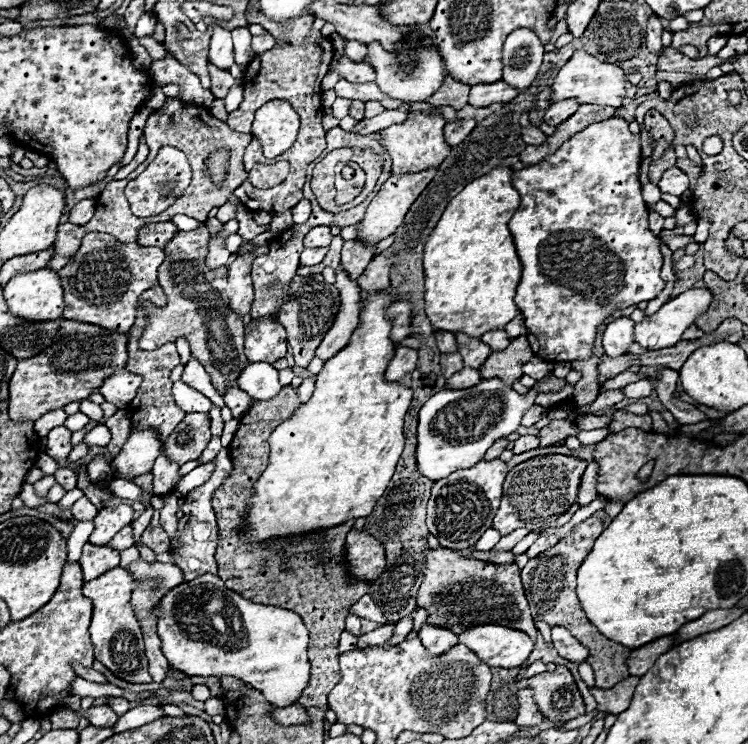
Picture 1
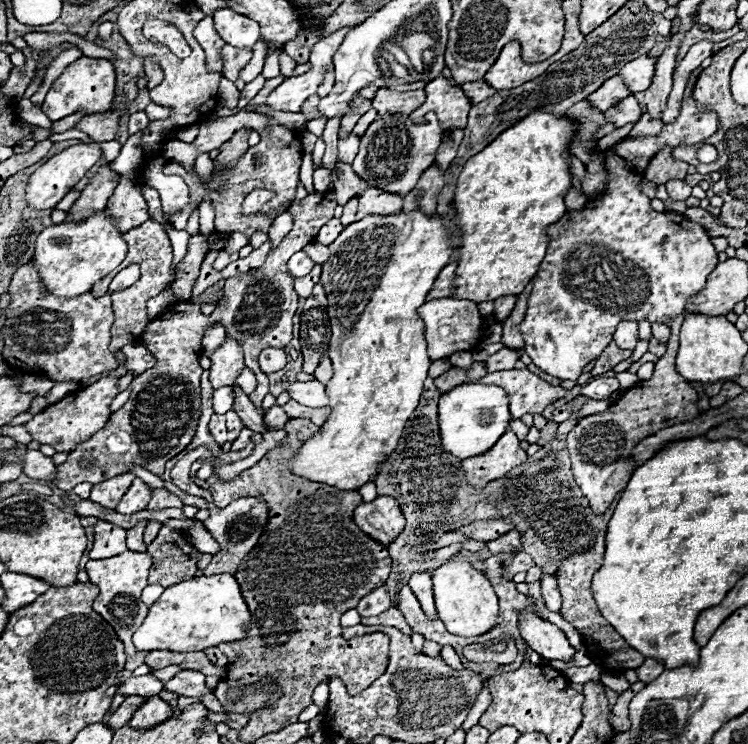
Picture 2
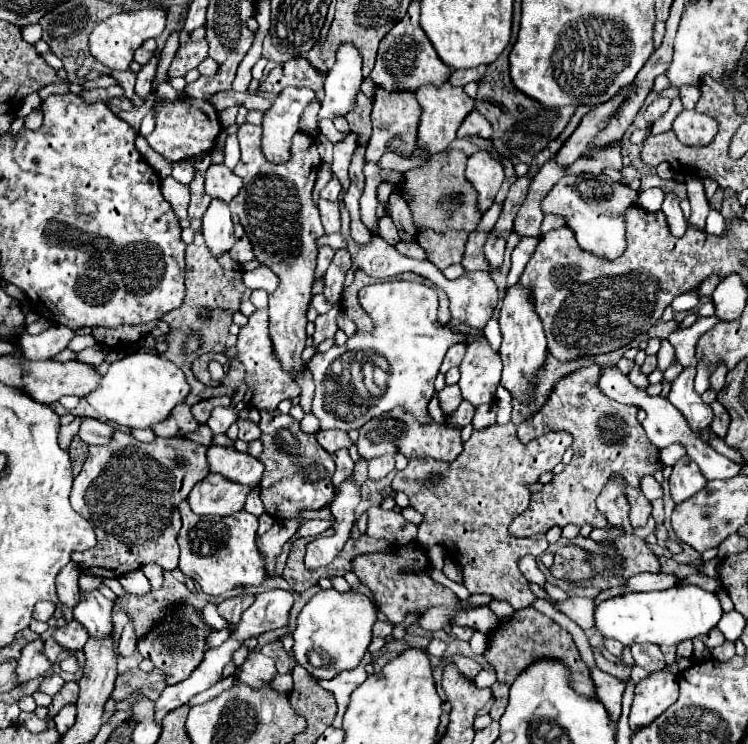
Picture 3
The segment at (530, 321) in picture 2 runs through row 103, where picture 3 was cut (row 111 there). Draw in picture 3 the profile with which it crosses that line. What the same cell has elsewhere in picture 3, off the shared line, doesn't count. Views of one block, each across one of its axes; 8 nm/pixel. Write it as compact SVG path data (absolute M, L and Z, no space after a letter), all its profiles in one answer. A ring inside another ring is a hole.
M682 110L674 120L672 130L680 142L688 146L702 146L714 138L716 122L706 114L698 114L696 110Z

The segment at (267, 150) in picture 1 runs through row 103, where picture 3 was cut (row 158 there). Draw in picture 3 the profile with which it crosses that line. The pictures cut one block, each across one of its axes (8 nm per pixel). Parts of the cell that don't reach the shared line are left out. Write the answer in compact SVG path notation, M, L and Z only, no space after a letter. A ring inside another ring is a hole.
M286 88L286 90L282 90L282 94L278 94L272 108L266 110L266 116L264 116L264 122L262 122L262 128L264 128L262 150L264 150L264 156L270 162L278 164L278 162L288 160L288 156L290 156L290 140L298 132L300 116L314 98L316 98L316 94L310 88Z

